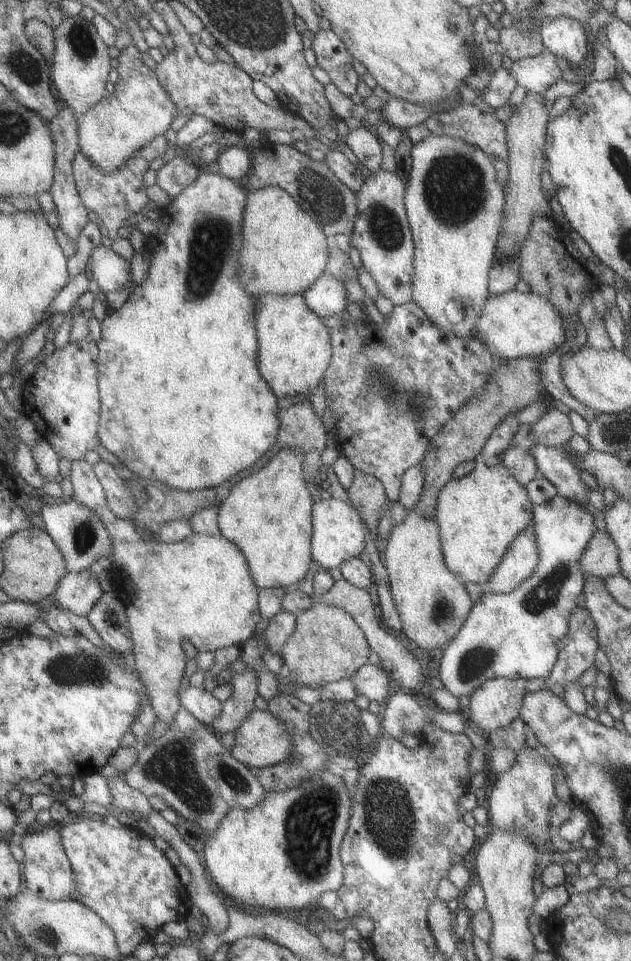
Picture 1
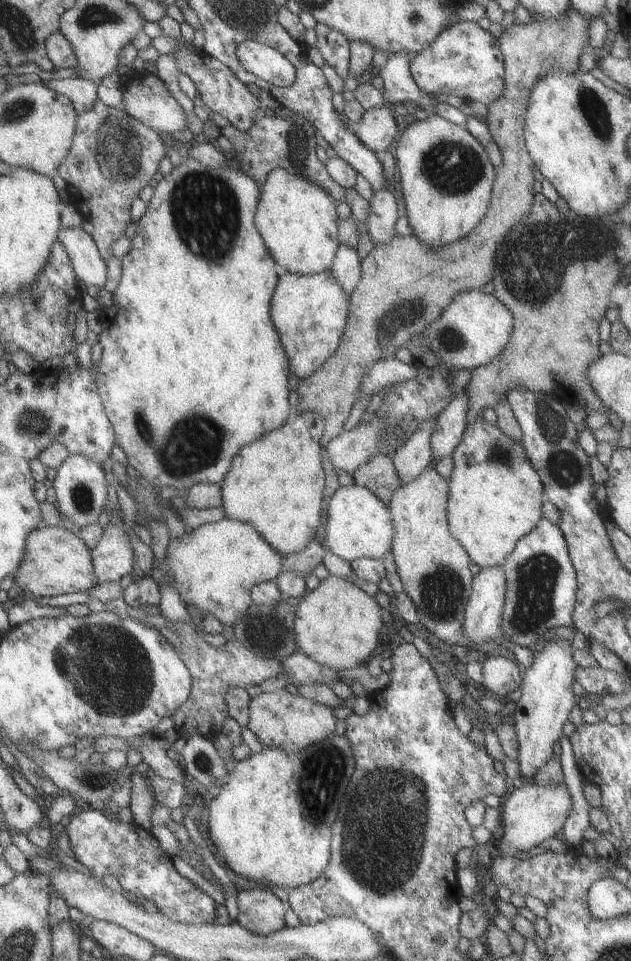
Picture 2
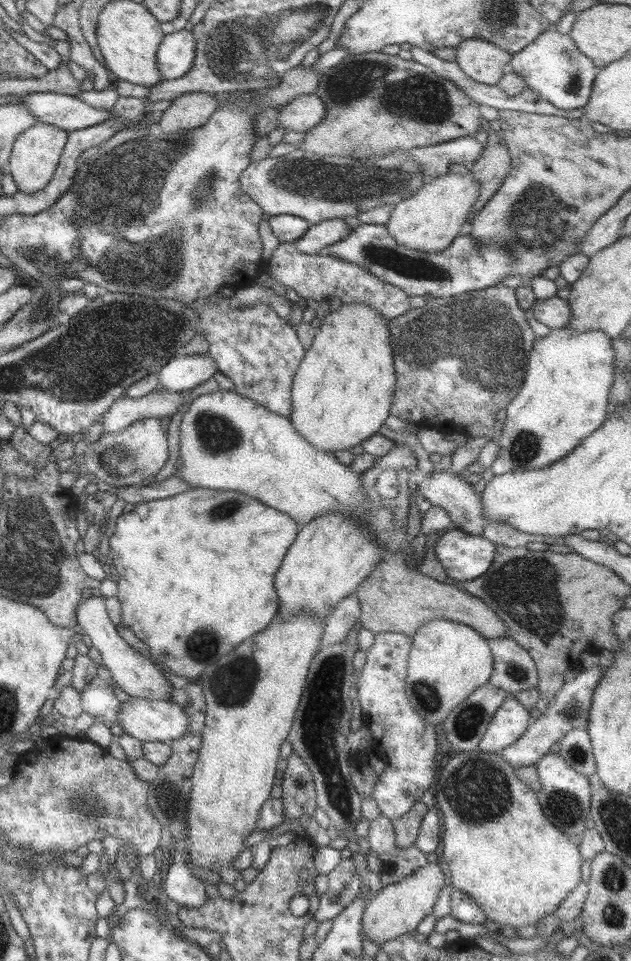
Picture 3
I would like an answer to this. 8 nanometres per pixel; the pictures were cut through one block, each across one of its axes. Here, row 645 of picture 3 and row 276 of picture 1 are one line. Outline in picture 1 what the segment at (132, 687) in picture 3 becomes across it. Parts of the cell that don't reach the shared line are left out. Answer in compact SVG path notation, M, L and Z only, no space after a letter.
M98 245L91 250L86 269L89 270L92 280L95 281L99 290L114 291L117 289L127 290L127 294L135 288L135 284L128 282L129 264L114 254L109 247Z

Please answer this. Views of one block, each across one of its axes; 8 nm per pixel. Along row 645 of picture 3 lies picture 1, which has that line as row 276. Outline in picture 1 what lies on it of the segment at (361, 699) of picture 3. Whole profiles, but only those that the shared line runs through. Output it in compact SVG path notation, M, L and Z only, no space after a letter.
M380 169L375 174L364 172L363 185L355 193L357 215L354 219L353 233L349 235L351 245L355 246L358 251L360 265L375 281L378 294L387 298L393 305L402 305L411 301L410 277L412 276L414 247L402 202L404 186L405 182L398 172L381 171Z

